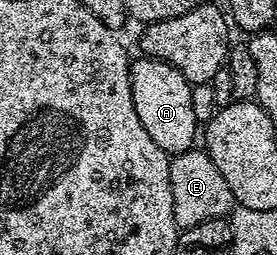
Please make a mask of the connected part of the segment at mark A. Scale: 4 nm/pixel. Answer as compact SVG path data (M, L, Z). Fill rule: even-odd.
M138 57L131 62L130 80L132 81L132 101L136 105L136 117L140 117L140 125L144 125L144 129L148 129L148 137L152 137L152 141L156 141L156 145L160 145L160 149L164 149L167 155L173 157L181 151L189 151L195 146L194 134L199 134L200 124L196 113L192 113L192 93L190 88L192 84L180 74L176 69L172 69L172 65L168 65L159 59L147 59Z

